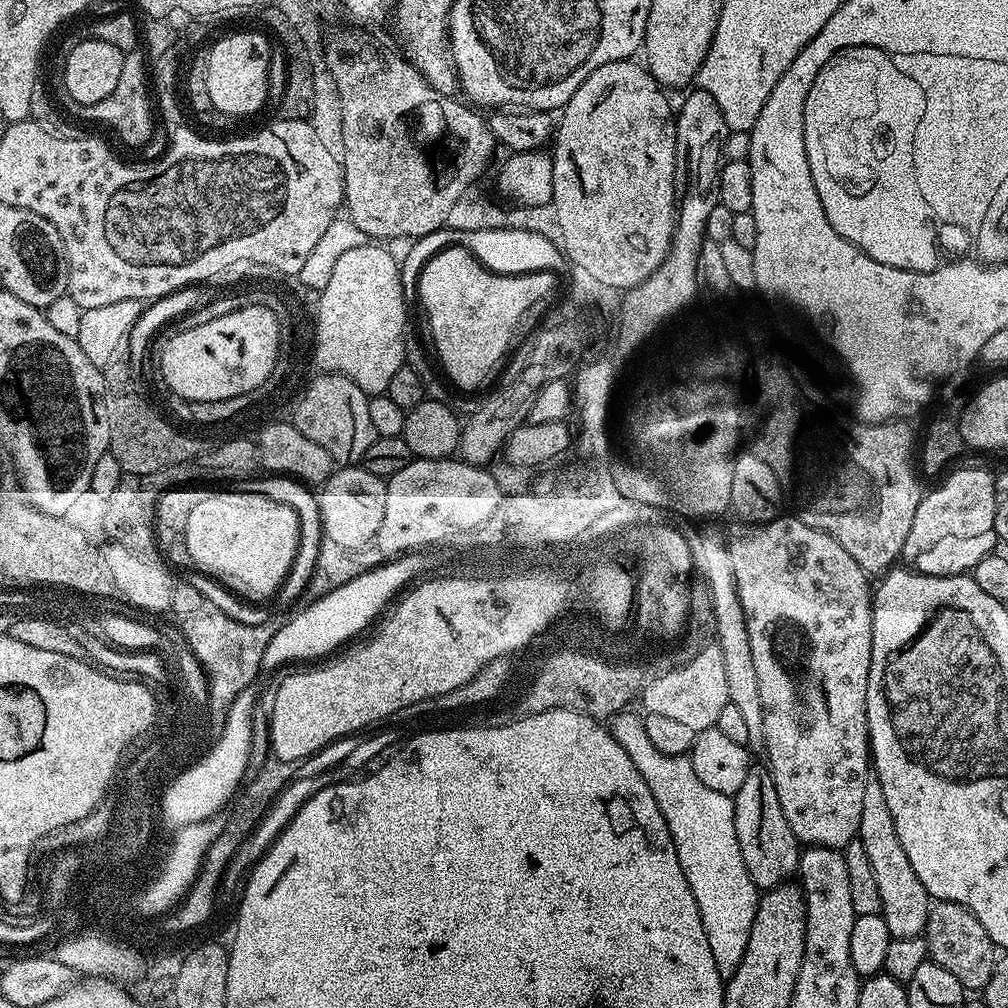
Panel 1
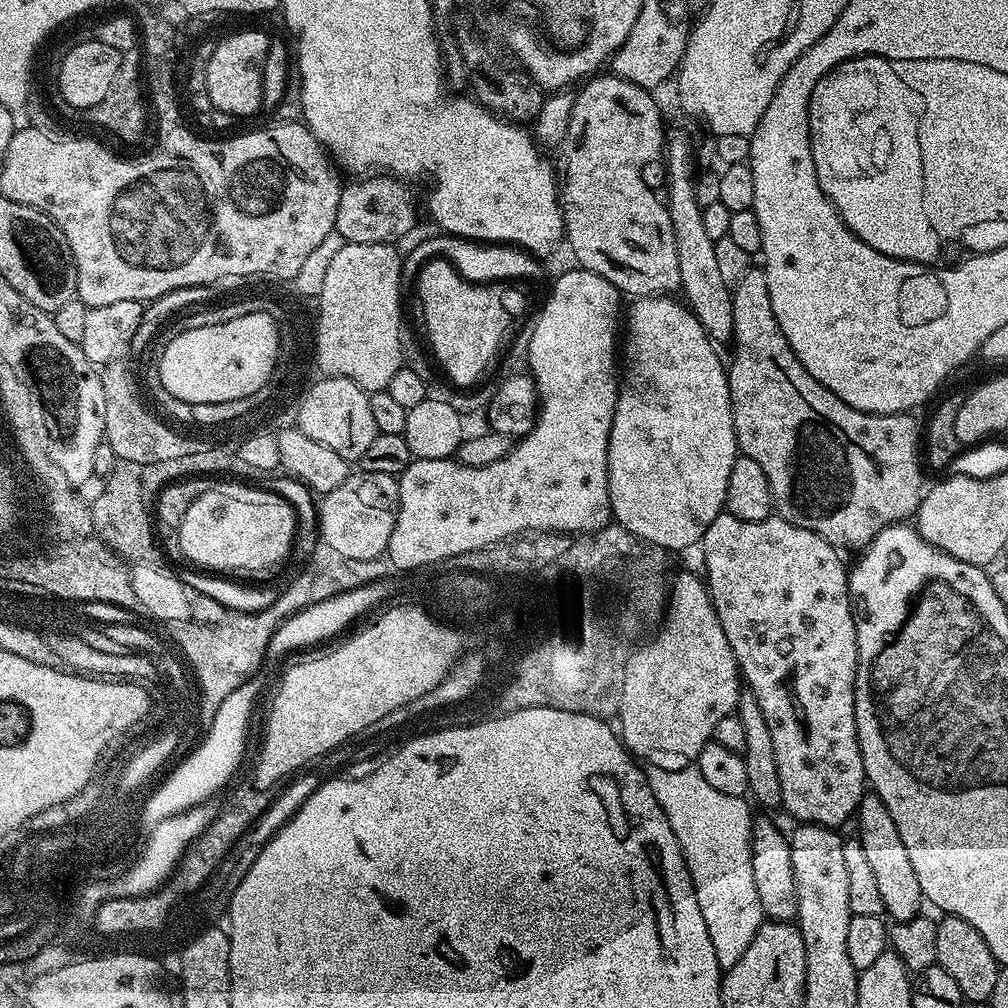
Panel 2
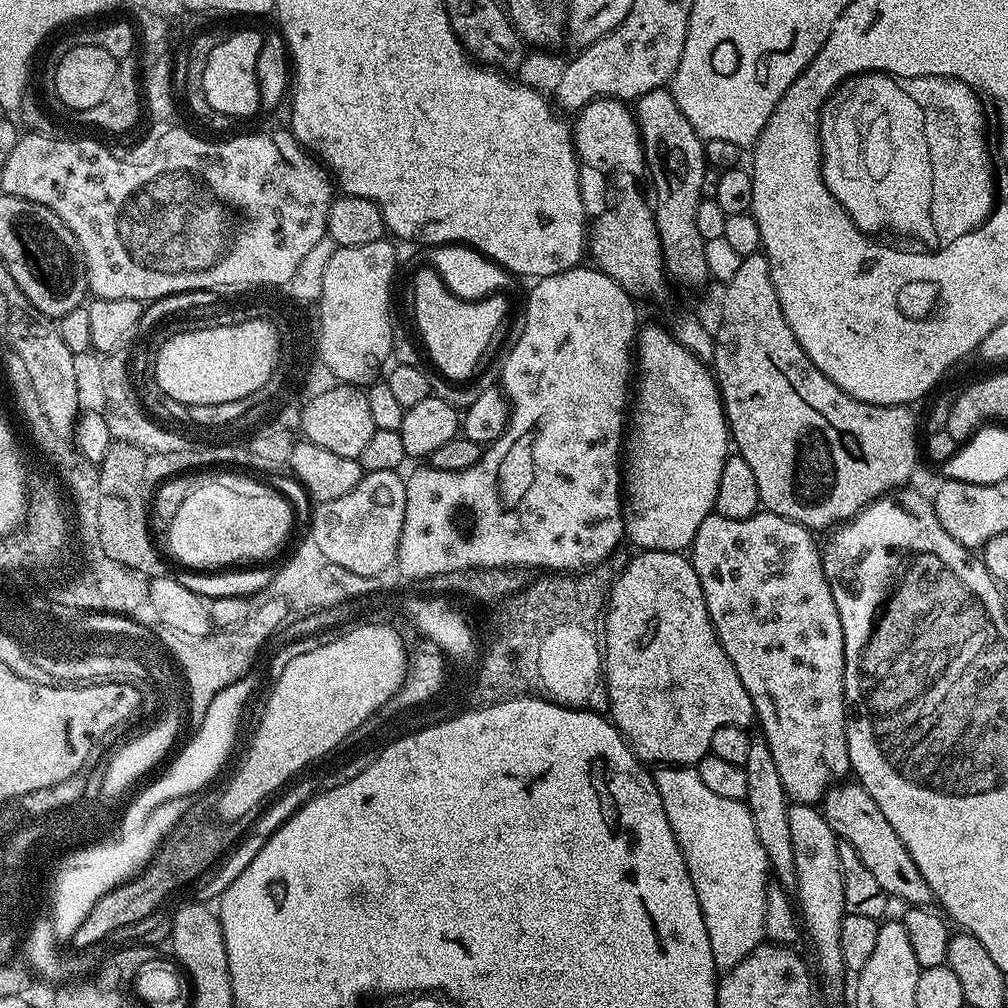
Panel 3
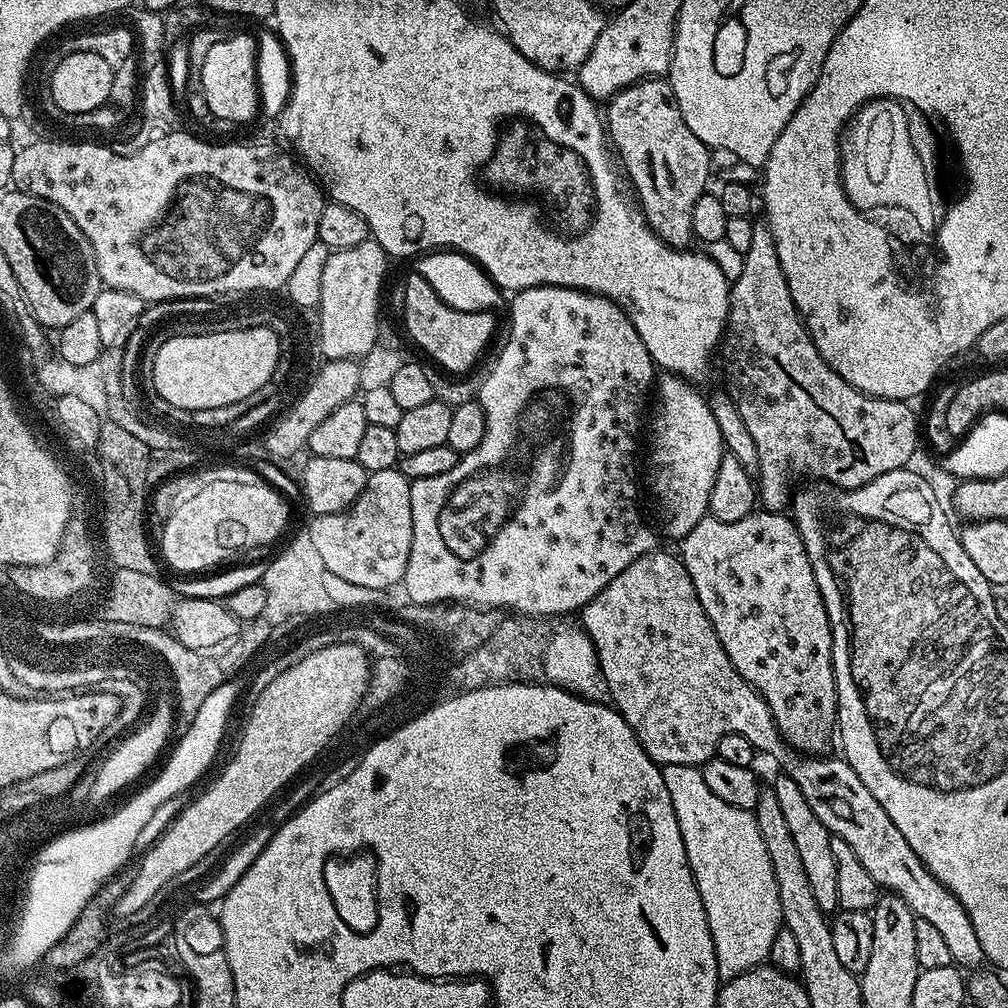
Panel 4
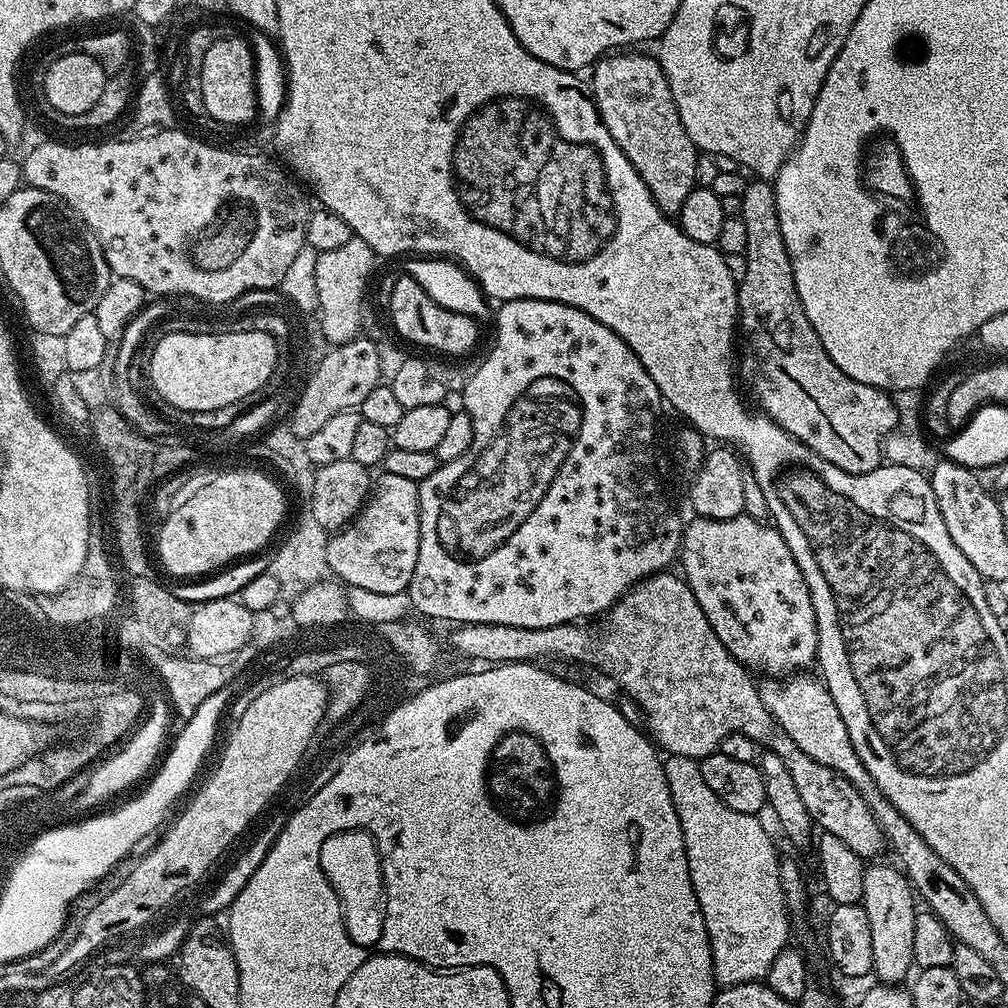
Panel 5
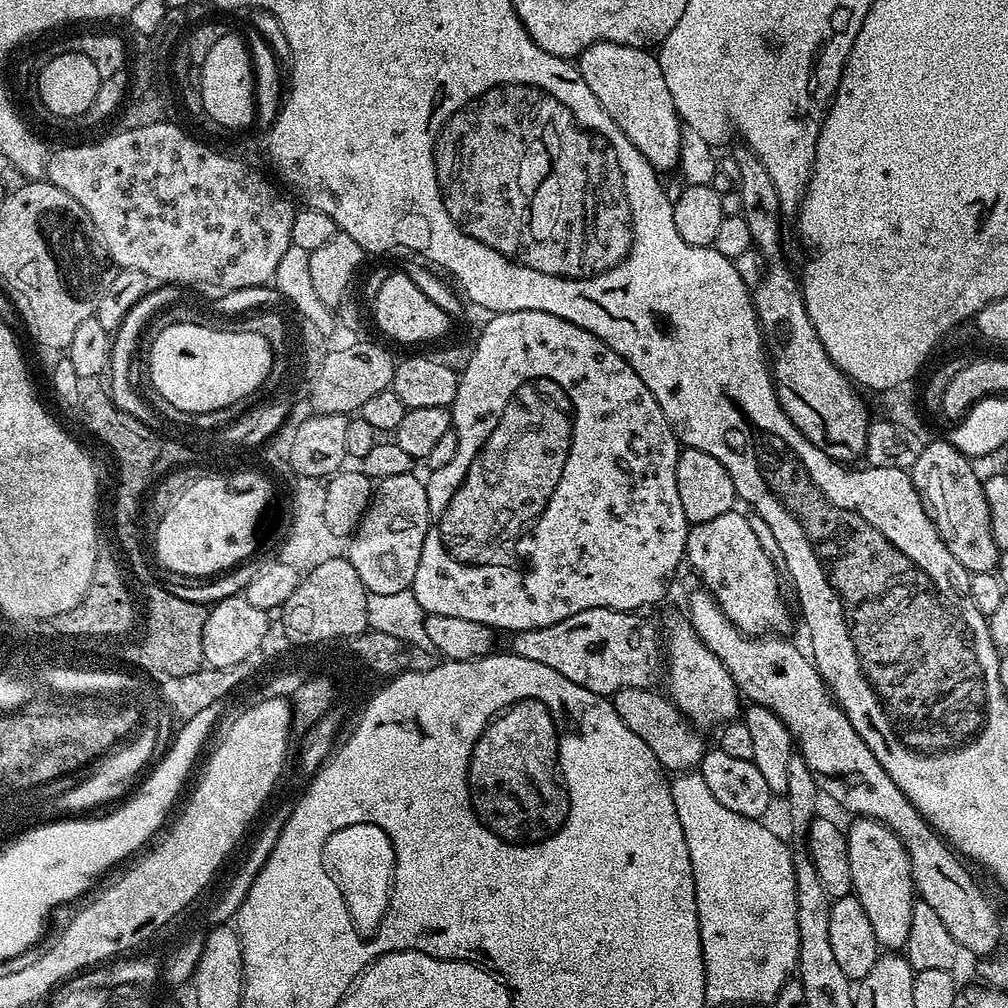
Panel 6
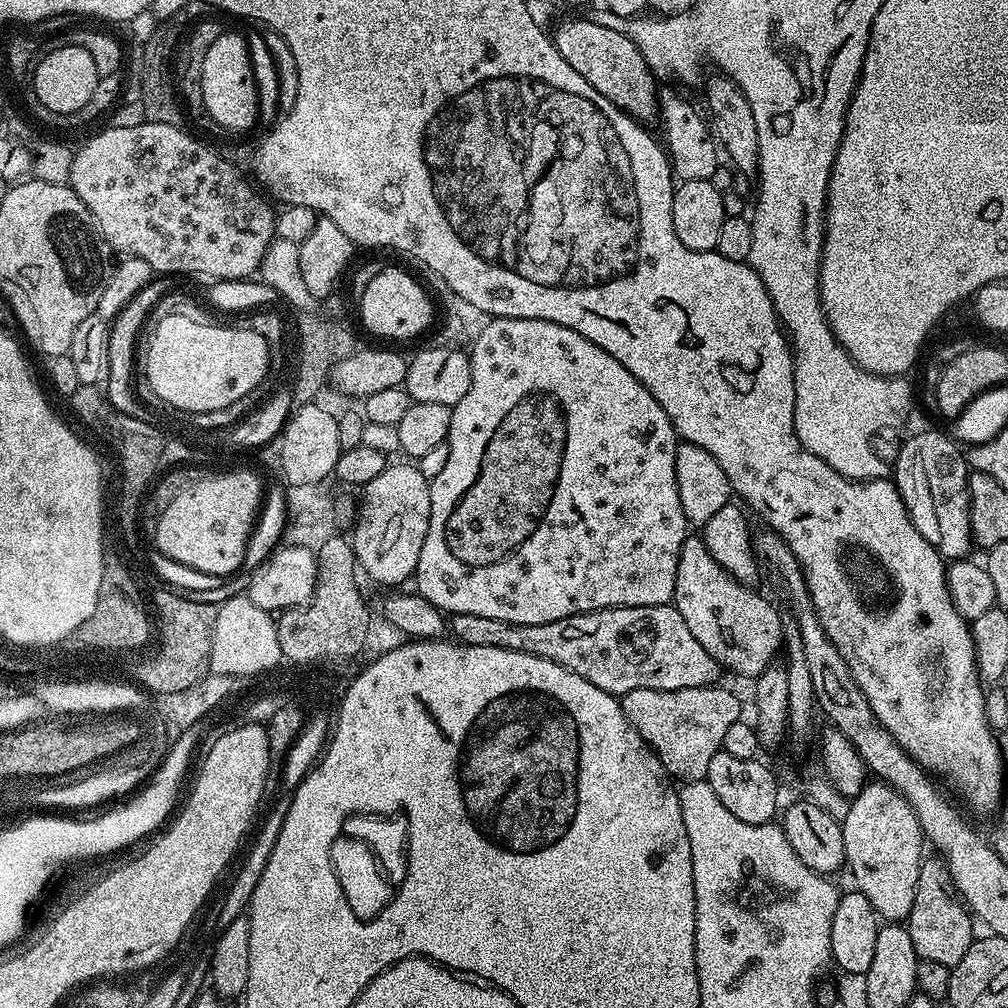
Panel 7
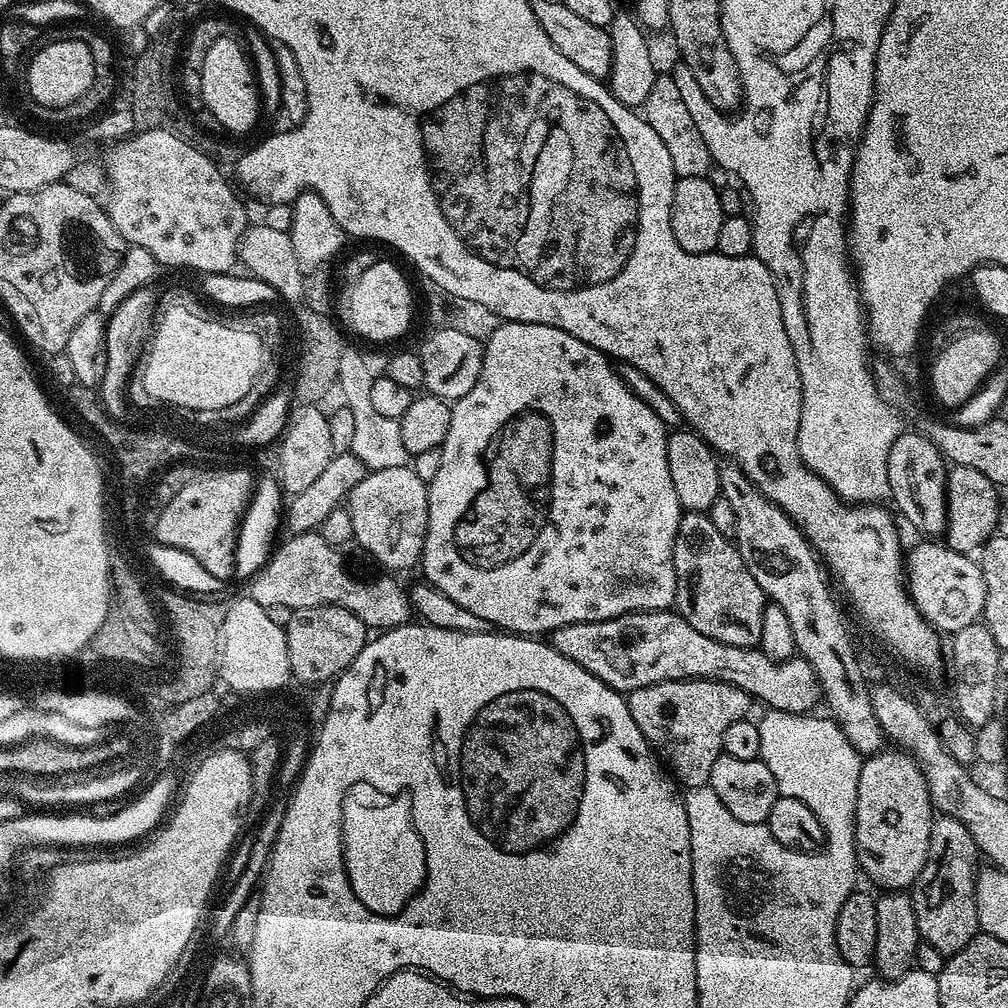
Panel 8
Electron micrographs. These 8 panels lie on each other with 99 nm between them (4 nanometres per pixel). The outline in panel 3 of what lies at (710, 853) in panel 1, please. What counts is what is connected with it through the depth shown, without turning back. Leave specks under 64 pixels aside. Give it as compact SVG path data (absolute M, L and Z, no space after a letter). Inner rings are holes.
M660 766L655 769L654 775L662 806L674 830L674 838L684 852L684 861L696 887L717 969L727 970L738 966L742 958L746 958L760 944L765 943L764 919L770 869L766 850L762 850L762 842L758 842L758 830L754 830L754 818L745 801L721 798L719 794L712 793L706 787L706 782L702 782L702 774L698 774L695 766Z

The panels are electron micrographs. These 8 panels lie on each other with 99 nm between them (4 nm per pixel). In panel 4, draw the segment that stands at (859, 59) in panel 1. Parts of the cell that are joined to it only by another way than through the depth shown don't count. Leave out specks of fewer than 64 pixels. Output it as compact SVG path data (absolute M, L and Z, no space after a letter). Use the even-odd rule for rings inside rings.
M877 98L852 116L840 134L840 183L844 185L846 198L855 208L901 208L909 212L926 230L937 227L928 212L928 188L924 188L924 168L908 144L908 128L904 128L904 116L909 112L899 100Z

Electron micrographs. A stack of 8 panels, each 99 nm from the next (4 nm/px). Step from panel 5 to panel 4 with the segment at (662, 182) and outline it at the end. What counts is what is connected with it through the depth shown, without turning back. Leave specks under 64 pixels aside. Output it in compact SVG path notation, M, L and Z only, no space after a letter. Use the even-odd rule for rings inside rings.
M649 78L646 80L639 80L636 84L631 84L630 86L626 86L624 89L622 89L622 91L618 95L612 97L611 100L607 101L606 108L608 108L608 116L607 116L607 112L606 112L606 136L607 136L607 139L610 141L611 147L614 149L615 155L618 157L619 163L622 165L622 168L623 168L622 163L624 163L625 169L623 168L623 171L626 173L626 176L627 176L626 171L628 171L628 176L630 179L632 179L633 186L636 187L636 196L637 197L635 196L635 199L638 201L638 207L639 207L640 211L643 212L643 214L644 214L645 222L648 225L650 225L651 228L654 230L654 234L656 235L656 237L658 237L658 239L661 240L662 242L666 242L668 245L671 246L671 248L678 248L681 250L687 249L689 247L689 245L691 245L688 243L690 243L690 242L693 243L693 240L694 240L694 237L692 235L692 218L693 218L693 211L694 211L694 202L698 202L698 198L700 197L700 195L702 195L702 193L704 193L704 191L706 191L706 189L709 187L708 174L710 175L710 173L713 171L712 166L711 166L710 150L707 148L707 146L705 144L703 144L702 141L700 141L698 138L694 138L694 133L692 131L690 131L690 126L686 126L686 118L682 118L682 110L678 110L678 98L674 98L674 90L672 89L671 84L668 83L667 79Z

